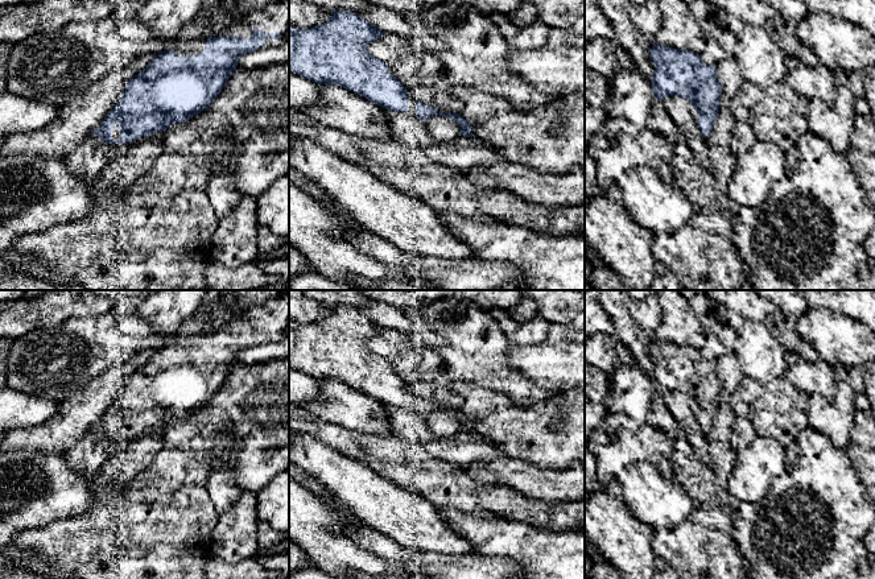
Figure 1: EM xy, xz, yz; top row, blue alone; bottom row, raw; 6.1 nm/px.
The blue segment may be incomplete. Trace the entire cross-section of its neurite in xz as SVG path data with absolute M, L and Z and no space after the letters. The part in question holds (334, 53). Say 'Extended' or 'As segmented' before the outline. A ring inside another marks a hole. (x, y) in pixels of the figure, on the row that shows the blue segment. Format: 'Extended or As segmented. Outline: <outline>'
As segmented. Outline: M333 11L325 24L310 29L289 25L289 71L317 84L342 86L367 100L399 113L408 111L408 90L393 75L387 65L371 55L366 46L384 36L367 20L346 11Z

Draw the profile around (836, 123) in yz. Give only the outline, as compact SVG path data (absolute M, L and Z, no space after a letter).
M847 87L837 88L835 103L830 107L818 98L809 99L806 121L809 132L829 141L838 153L846 153L850 145L850 135L855 128L855 103L853 91Z

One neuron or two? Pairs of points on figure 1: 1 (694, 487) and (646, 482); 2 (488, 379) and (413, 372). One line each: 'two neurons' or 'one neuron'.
1: two neurons
2: one neuron

